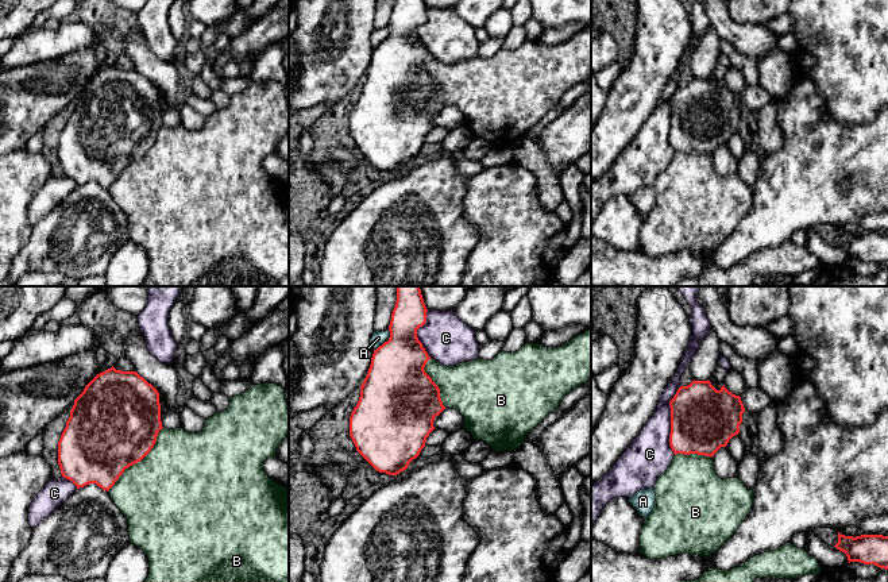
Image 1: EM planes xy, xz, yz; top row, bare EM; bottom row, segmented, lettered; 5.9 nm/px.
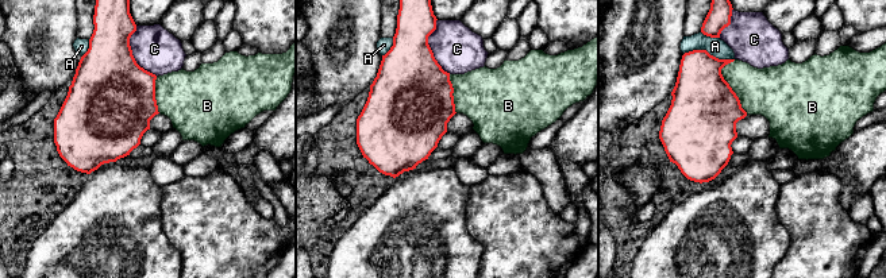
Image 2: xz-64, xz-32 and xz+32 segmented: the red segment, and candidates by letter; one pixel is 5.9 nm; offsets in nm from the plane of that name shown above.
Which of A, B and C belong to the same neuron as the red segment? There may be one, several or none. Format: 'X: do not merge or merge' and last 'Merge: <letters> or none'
A: do not merge
B: do not merge
C: do not merge
Merge: none

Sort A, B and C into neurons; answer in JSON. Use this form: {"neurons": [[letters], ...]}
{"neurons": [["A"], ["B"], ["C"]]}

